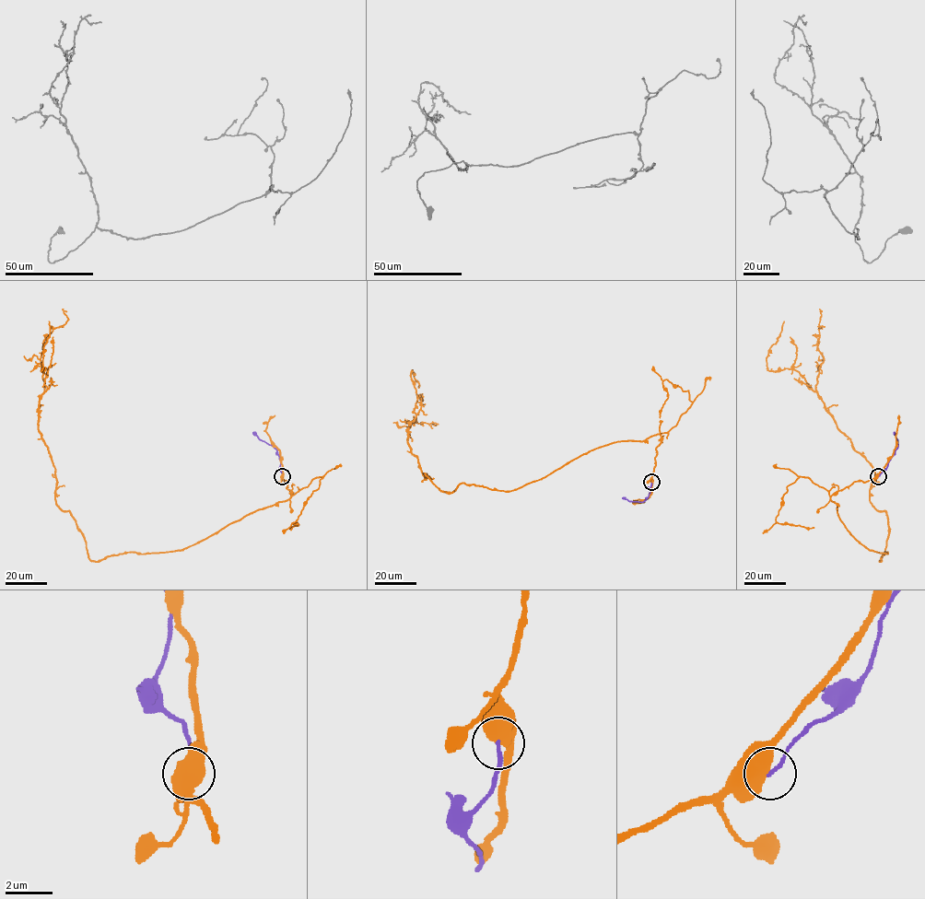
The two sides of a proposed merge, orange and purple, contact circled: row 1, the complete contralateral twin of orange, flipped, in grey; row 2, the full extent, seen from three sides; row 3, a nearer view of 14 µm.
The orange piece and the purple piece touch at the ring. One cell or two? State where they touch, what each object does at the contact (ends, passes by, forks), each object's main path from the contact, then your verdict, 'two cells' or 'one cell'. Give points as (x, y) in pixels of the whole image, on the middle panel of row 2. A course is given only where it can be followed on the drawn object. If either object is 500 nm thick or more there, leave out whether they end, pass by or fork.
place (651, 482); course orange (651, 482), (657, 434), (591, 450), (514, 490), (440, 490), (407, 444), (412, 369), (418, 388); course purple (651, 482), (644, 501), (629, 501), (623, 497); two cells

